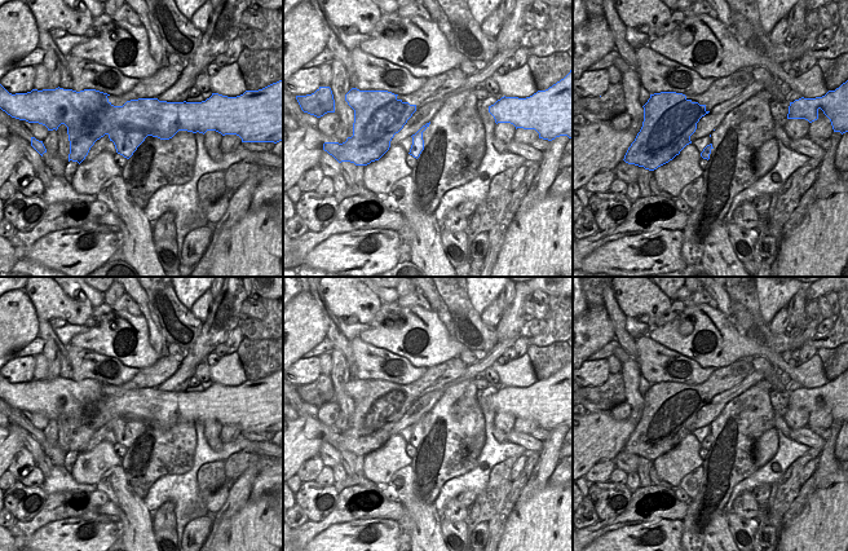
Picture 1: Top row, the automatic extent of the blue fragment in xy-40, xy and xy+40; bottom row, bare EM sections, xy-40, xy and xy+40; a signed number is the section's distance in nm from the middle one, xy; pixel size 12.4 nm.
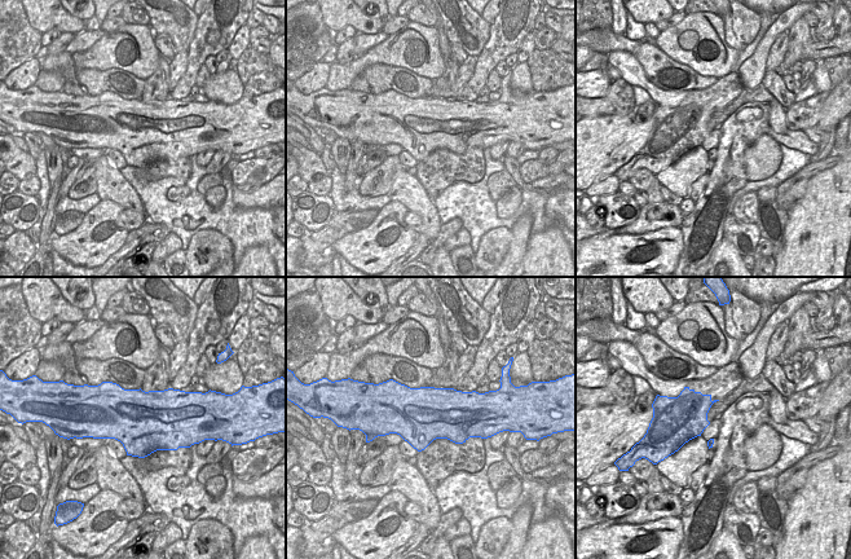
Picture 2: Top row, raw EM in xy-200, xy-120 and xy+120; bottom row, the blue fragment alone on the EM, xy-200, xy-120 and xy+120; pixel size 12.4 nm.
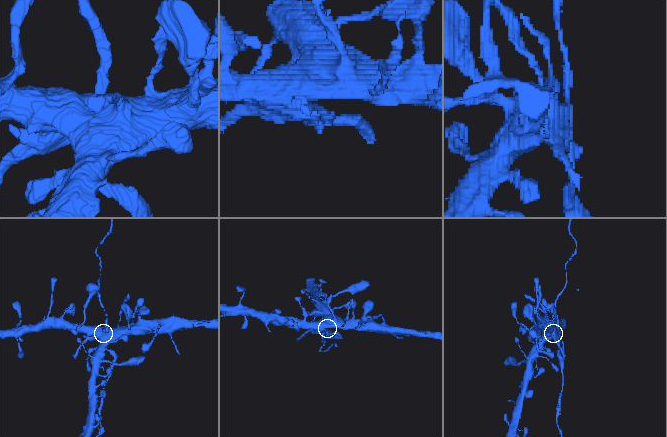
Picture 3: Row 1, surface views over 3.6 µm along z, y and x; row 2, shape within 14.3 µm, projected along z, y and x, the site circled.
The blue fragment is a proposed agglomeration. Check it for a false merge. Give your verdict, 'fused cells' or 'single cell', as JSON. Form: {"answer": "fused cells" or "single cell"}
{"answer": "fused cells"}

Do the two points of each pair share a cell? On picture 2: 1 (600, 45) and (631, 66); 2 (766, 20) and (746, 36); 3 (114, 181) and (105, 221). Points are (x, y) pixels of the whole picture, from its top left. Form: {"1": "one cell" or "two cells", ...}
{"1": "two cells", "2": "two cells", "3": "two cells"}

